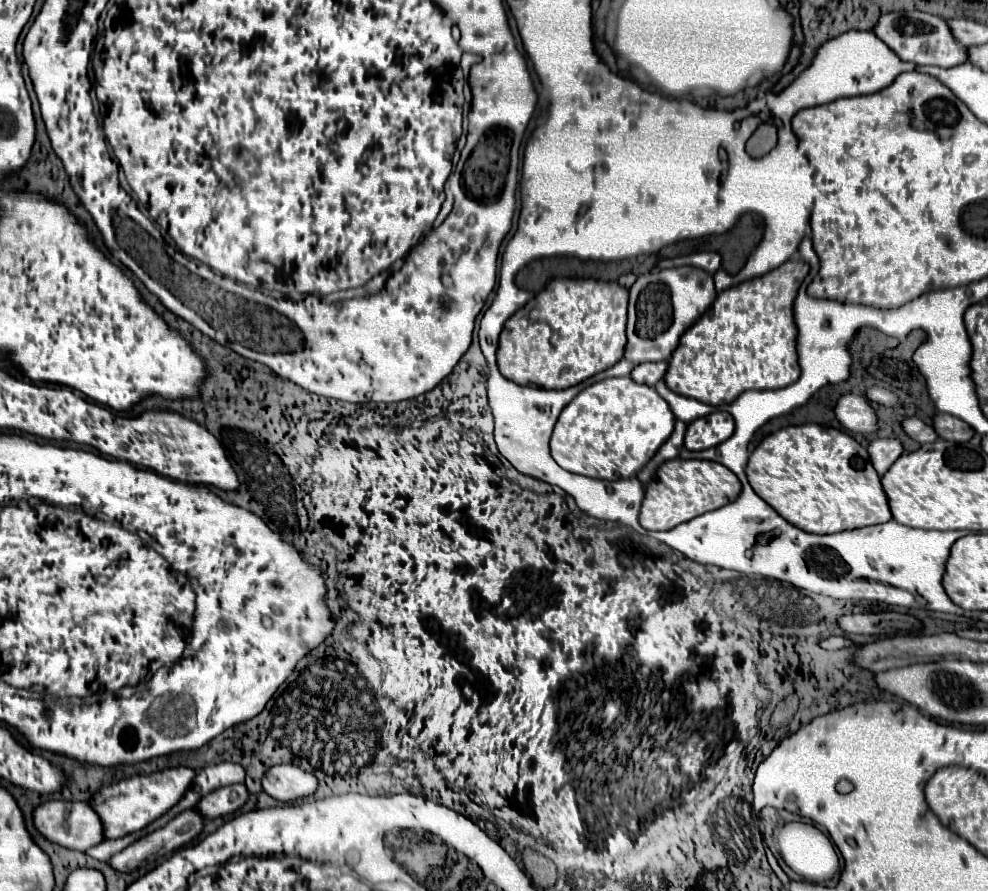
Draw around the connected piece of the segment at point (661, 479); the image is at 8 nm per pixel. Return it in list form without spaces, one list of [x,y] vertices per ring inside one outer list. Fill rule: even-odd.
[[[674,458],[664,462],[650,484],[640,510],[640,526],[646,530],[670,530],[682,522],[688,522],[704,512],[718,510],[740,494],[742,486],[734,472],[726,466],[710,460],[682,460]]]

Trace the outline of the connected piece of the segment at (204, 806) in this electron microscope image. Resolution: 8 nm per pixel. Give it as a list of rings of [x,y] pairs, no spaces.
[[[236,784],[236,786],[224,786],[220,790],[214,790],[212,794],[204,796],[196,808],[204,818],[210,820],[242,808],[246,800],[248,800],[248,788],[244,784]]]

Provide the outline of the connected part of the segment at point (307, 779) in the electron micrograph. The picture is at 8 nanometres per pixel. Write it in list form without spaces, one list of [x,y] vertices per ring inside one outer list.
[[[278,764],[272,766],[264,780],[264,790],[282,802],[292,802],[292,800],[300,800],[306,798],[310,794],[316,792],[318,782],[314,774],[308,774],[308,770],[302,770],[294,764]]]

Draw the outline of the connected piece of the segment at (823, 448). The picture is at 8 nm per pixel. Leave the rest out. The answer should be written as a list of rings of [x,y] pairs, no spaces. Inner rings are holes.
[[[802,424],[778,430],[750,454],[746,474],[752,490],[804,532],[834,534],[892,520],[866,448],[836,428]]]

